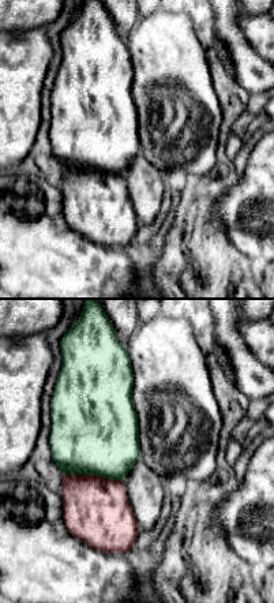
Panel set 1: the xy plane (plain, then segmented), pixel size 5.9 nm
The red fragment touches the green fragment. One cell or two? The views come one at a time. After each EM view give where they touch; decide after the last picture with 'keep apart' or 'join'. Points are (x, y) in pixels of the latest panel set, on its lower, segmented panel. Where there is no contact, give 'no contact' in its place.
(92, 475)

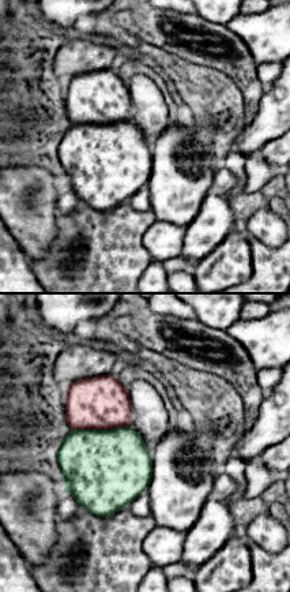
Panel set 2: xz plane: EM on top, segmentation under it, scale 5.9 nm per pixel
(100, 428)

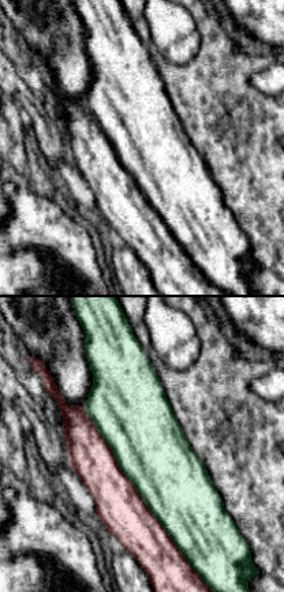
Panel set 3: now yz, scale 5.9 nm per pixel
(142, 499)

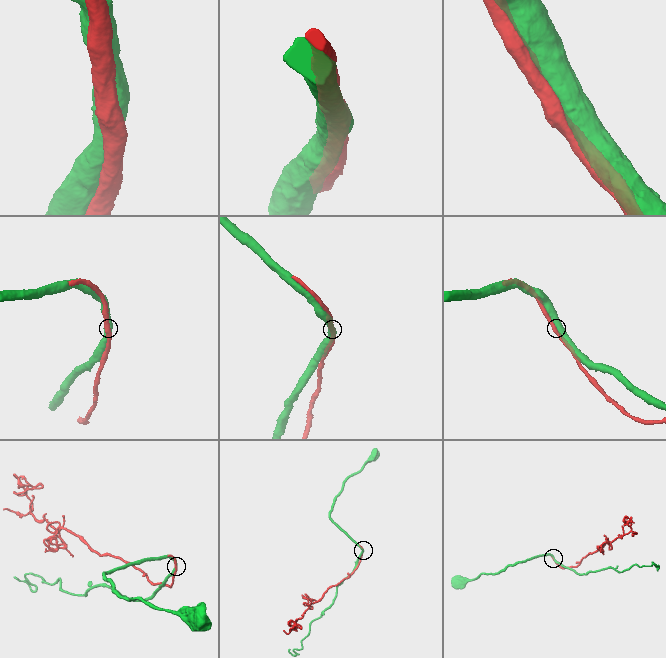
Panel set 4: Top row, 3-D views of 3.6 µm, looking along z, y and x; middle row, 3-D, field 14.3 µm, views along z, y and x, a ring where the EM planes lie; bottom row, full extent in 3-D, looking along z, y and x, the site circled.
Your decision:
join

